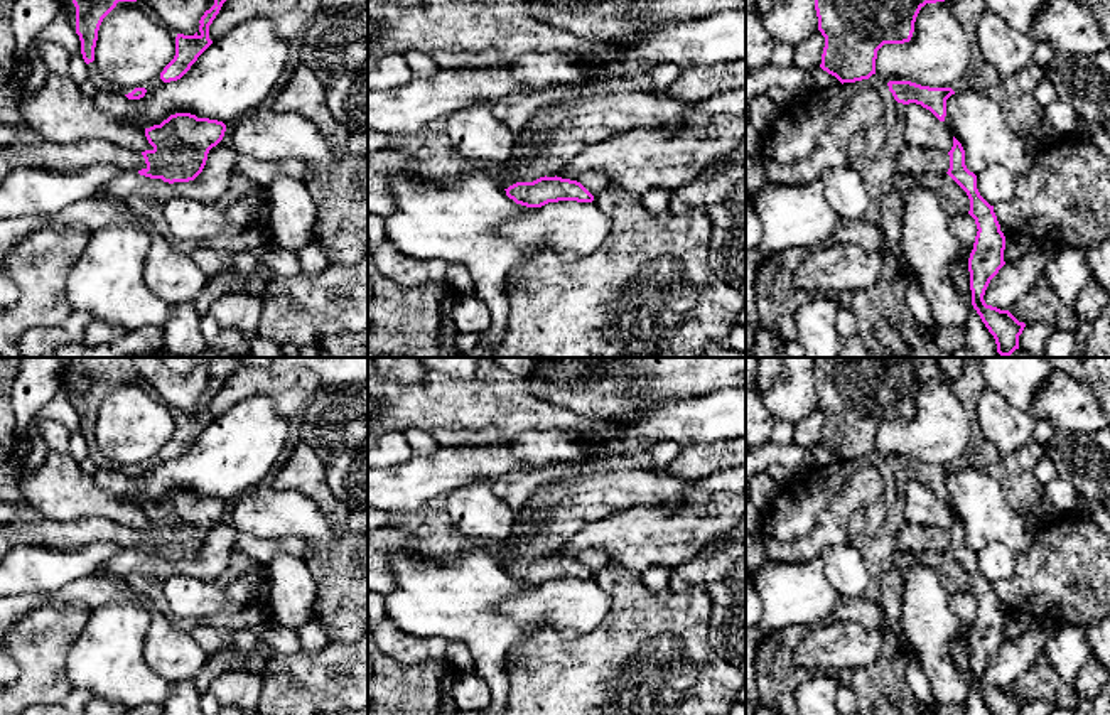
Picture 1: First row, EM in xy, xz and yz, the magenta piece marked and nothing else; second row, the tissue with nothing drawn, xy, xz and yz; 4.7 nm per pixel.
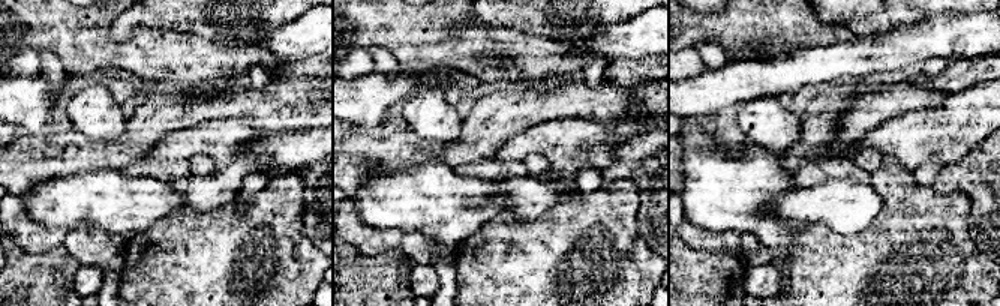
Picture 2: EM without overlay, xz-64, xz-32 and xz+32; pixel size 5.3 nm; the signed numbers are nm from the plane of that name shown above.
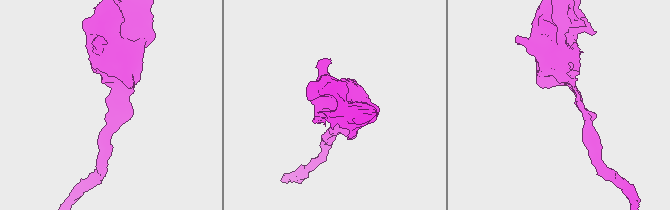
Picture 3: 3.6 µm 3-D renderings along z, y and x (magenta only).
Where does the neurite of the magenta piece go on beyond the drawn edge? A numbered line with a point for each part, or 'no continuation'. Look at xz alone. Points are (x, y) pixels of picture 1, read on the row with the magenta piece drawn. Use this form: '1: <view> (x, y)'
no continuation

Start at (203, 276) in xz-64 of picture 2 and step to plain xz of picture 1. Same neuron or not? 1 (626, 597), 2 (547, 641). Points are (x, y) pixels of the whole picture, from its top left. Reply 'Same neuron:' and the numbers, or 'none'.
Same neuron: 1, 2

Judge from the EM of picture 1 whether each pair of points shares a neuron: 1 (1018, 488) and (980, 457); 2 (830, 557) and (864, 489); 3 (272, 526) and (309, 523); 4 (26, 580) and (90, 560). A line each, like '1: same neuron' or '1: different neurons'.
1: same neuron
2: different neurons
3: same neuron
4: same neuron

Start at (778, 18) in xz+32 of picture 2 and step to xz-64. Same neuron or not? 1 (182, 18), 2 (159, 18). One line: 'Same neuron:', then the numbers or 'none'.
Same neuron: none

